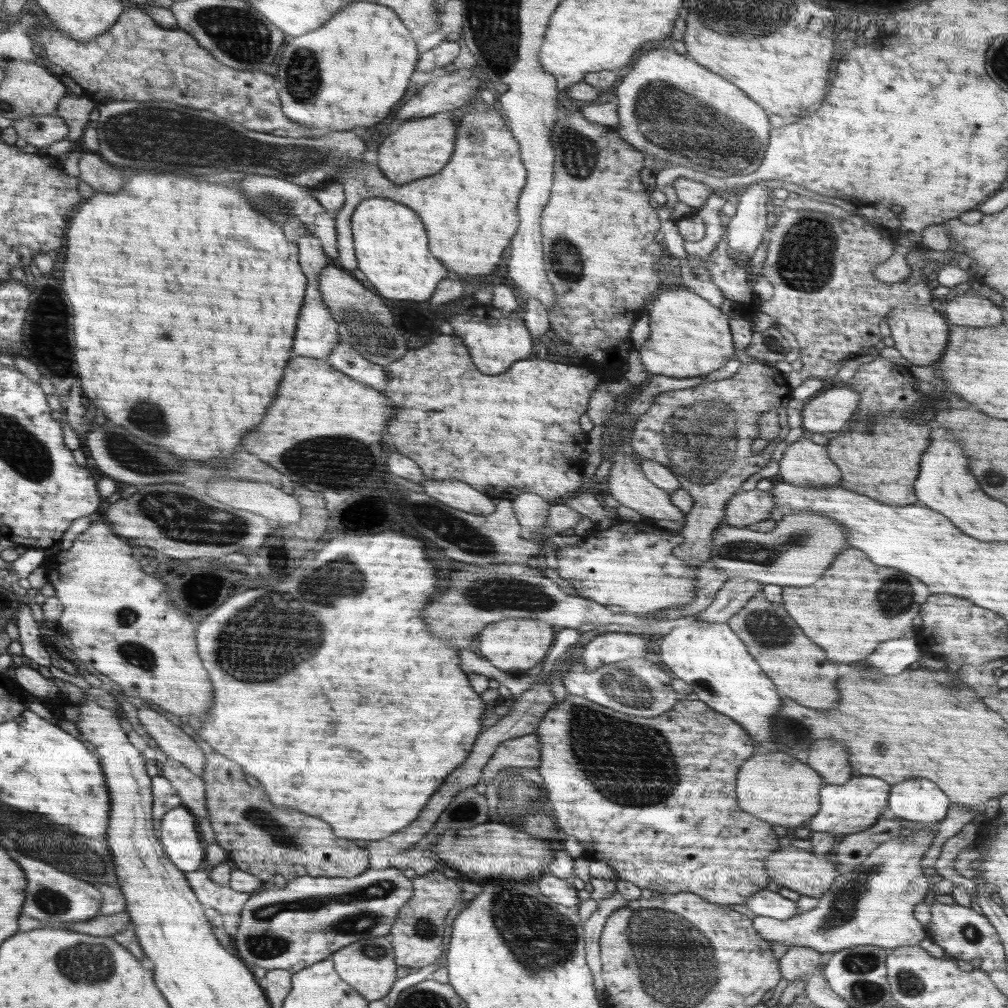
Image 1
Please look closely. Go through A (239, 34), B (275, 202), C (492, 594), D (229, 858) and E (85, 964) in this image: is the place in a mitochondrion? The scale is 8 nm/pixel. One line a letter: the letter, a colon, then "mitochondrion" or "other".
A: mitochondrion
B: mitochondrion
C: mitochondrion
D: other
E: mitochondrion

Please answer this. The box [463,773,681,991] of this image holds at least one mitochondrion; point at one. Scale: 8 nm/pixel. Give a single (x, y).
(555, 935)

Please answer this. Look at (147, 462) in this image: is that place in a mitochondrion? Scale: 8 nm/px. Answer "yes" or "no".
yes

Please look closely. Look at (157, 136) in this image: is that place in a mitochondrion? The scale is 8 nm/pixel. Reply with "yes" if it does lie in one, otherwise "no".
yes

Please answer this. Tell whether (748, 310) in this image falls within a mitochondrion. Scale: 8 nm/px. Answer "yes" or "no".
no

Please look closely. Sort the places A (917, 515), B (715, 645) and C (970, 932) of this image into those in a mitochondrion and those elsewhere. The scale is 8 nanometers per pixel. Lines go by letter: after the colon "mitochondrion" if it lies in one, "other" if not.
A: other
B: other
C: mitochondrion

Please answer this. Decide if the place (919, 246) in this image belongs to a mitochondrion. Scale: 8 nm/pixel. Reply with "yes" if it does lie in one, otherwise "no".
no

